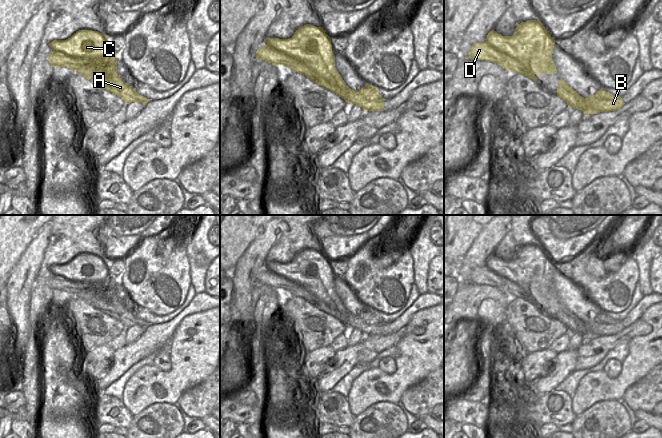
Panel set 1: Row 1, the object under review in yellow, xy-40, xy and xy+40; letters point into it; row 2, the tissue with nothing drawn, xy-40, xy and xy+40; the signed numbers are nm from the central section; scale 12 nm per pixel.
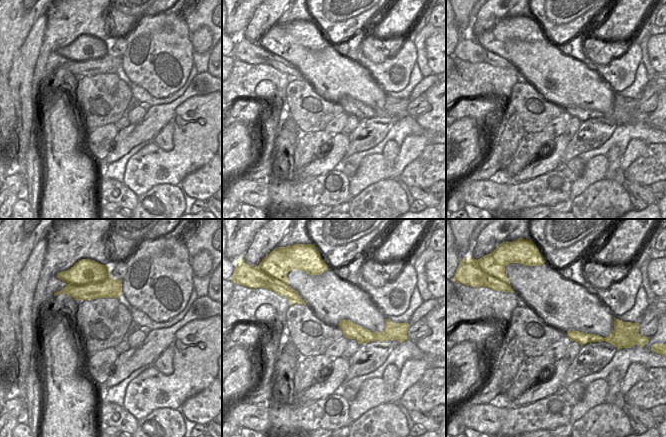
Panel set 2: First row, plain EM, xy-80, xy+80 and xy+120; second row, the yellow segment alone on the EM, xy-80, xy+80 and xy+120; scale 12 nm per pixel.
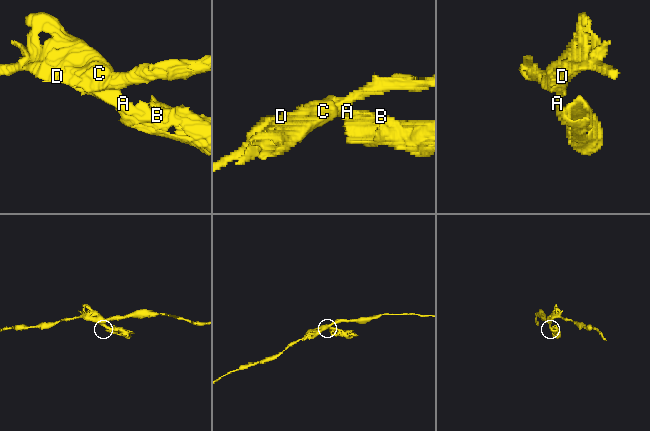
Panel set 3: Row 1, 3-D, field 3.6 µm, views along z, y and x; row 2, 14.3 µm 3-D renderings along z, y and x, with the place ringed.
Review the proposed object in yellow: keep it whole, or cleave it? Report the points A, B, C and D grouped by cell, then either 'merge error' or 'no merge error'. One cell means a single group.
groups A B C / D; merge error

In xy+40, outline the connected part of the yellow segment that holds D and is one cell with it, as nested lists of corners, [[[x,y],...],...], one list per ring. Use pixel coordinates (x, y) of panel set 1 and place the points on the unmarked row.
[[[487,265],[484,267],[476,267],[472,270],[469,281],[461,283],[486,284],[488,286],[497,287],[500,291],[509,296],[522,298],[533,305],[537,302],[528,288],[522,287],[517,283],[497,274],[490,270]]]

